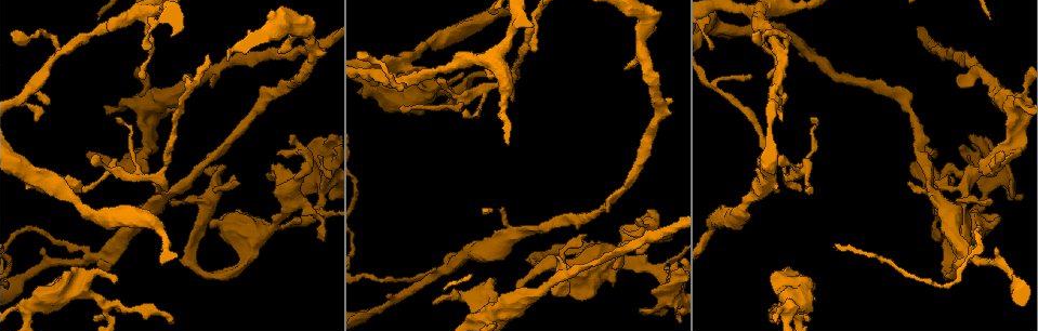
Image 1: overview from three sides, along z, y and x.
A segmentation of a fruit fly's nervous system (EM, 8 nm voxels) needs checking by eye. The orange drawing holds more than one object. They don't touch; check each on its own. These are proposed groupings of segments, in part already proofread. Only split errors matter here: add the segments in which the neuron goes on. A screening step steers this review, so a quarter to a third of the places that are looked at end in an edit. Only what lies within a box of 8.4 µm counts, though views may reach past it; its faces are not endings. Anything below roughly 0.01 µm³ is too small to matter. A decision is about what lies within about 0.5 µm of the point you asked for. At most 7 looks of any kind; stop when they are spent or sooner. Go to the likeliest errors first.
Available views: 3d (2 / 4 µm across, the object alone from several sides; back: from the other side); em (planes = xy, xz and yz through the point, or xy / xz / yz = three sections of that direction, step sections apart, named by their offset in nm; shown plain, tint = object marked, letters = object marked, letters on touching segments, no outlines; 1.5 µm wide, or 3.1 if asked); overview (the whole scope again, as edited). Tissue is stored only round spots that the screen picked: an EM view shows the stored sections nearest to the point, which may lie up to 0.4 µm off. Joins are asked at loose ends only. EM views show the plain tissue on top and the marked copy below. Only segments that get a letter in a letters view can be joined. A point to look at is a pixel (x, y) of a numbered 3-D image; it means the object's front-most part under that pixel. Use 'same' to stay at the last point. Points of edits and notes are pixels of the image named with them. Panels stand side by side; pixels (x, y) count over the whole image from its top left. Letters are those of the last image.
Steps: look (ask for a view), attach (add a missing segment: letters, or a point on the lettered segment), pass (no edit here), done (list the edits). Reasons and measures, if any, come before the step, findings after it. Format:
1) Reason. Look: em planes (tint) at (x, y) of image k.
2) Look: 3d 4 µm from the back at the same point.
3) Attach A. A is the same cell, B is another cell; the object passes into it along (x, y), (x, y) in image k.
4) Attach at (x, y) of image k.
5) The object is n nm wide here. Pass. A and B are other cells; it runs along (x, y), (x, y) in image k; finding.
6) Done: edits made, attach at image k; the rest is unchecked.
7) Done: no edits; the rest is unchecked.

Tapers out. Look: 3d 2 µm at (114, 282) of image 1.

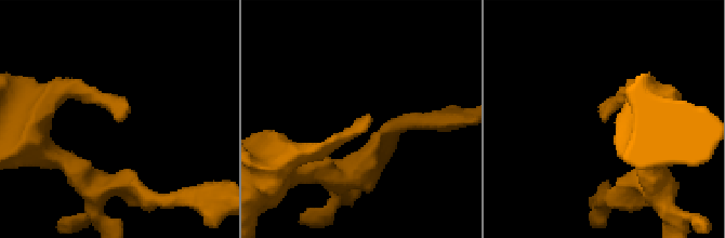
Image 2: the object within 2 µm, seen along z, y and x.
Look: em yz step 4 (letters) at (366, 116) of image 2.

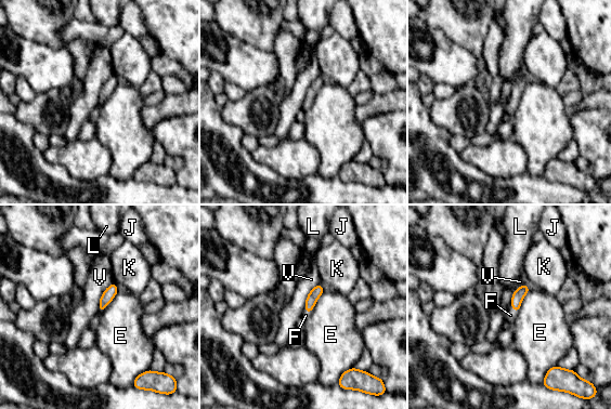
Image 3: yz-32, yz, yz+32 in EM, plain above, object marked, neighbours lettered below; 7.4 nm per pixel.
Another direction. Look: em planes (letters) at the same point.

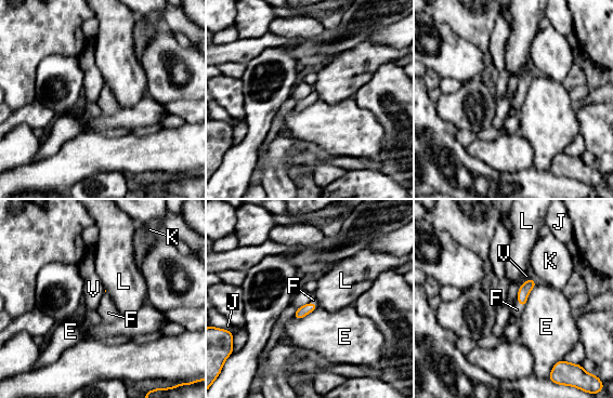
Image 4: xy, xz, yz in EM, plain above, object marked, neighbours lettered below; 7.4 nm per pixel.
The longest contact is with E, 220 nm. Attach F. F is the same cell, E, J, K, L and V are other cells; the object passes into it along (527, 286), (519, 303), (517, 309) in image 4; the neuron continues.

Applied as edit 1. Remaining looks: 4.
An open end. Look: em xz step 8 (tint) at (483, 281) of image 1.

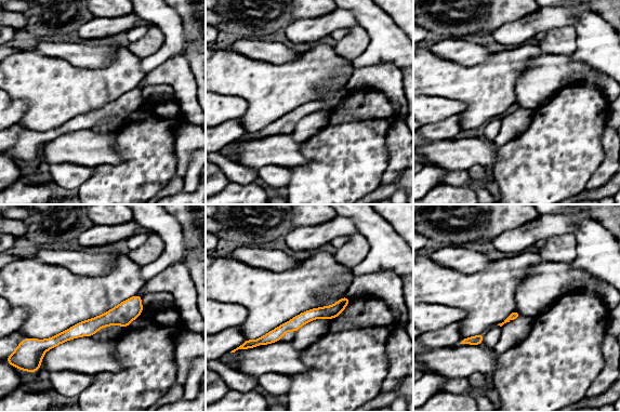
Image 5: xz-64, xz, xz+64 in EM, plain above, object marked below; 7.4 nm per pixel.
Another direction. Look: em planes (letters) at the same point.

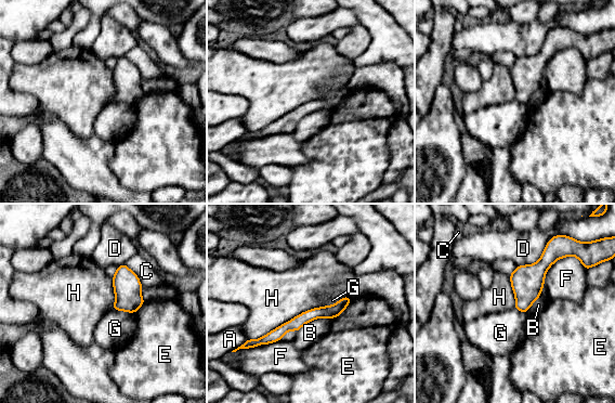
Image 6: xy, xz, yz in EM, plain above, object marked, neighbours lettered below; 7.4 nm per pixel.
Pass. A, B, C, D, E, F, G and H are other cells; it runs along (347, 299), (258, 341) in image 6; none of them fits.

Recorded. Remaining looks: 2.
Tapers out. Look: em yz step 4 (letters) at (941, 239) of image 1.

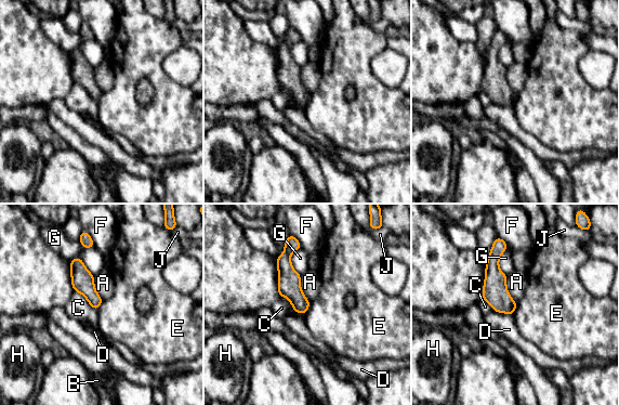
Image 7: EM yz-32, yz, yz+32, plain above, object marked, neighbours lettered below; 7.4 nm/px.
The longest contact is with C, 240 nm. Pass. A, B, C, D, E, F, G, H and J are other cells; it runs along (295, 244), (286, 274), (303, 310) in image 7; no lettered segment goes on from it.

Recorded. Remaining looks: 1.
Done: edits made, attach at image 4; the rest is unchecked.

